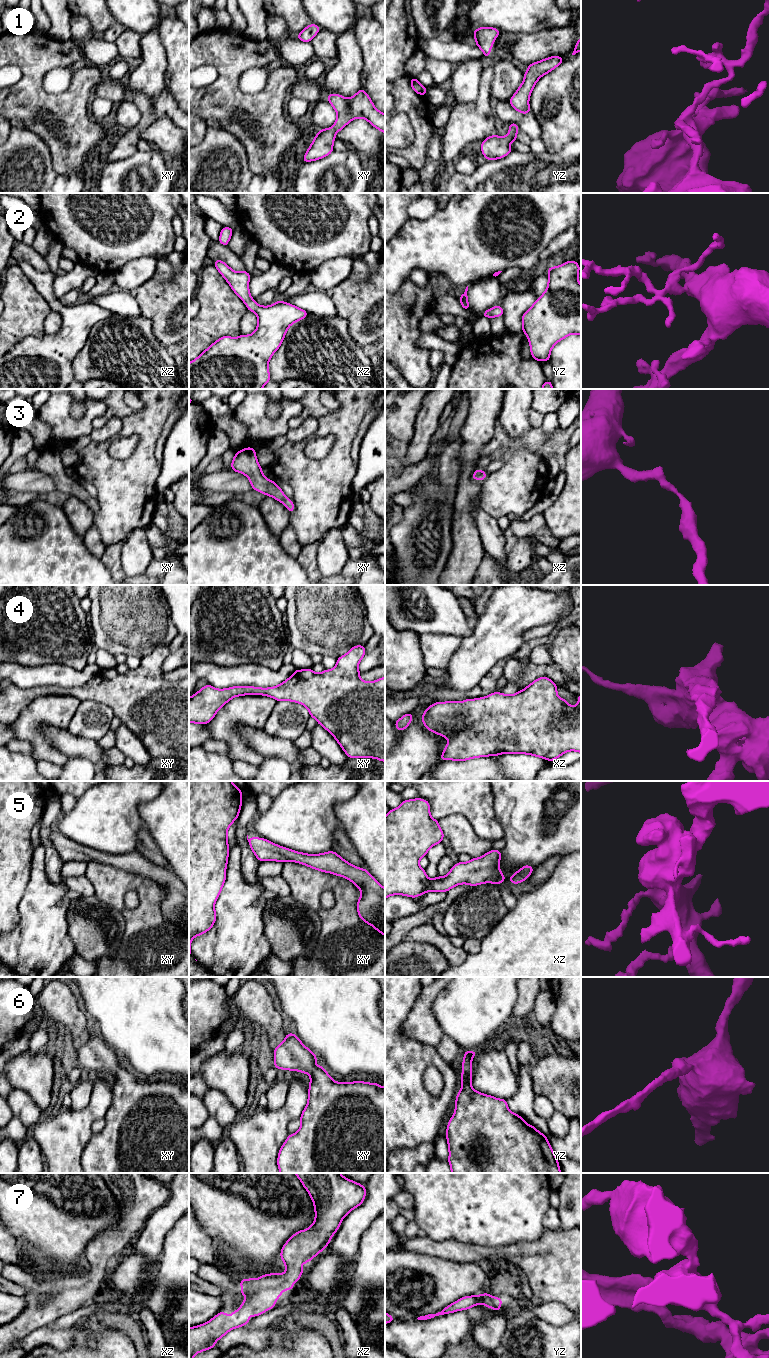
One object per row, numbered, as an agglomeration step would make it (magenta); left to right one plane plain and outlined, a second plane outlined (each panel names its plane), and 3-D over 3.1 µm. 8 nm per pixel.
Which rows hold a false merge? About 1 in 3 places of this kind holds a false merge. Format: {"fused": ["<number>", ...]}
{"fused": []}

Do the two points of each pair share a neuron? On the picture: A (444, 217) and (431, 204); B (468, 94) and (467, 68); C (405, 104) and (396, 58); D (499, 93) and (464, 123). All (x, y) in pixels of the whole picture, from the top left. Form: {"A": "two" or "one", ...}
{"A": "two", "B": "one", "C": "two", "D": "two"}

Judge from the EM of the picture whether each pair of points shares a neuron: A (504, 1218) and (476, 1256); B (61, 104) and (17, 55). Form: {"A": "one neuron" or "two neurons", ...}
{"A": "two neurons", "B": "one neuron"}

